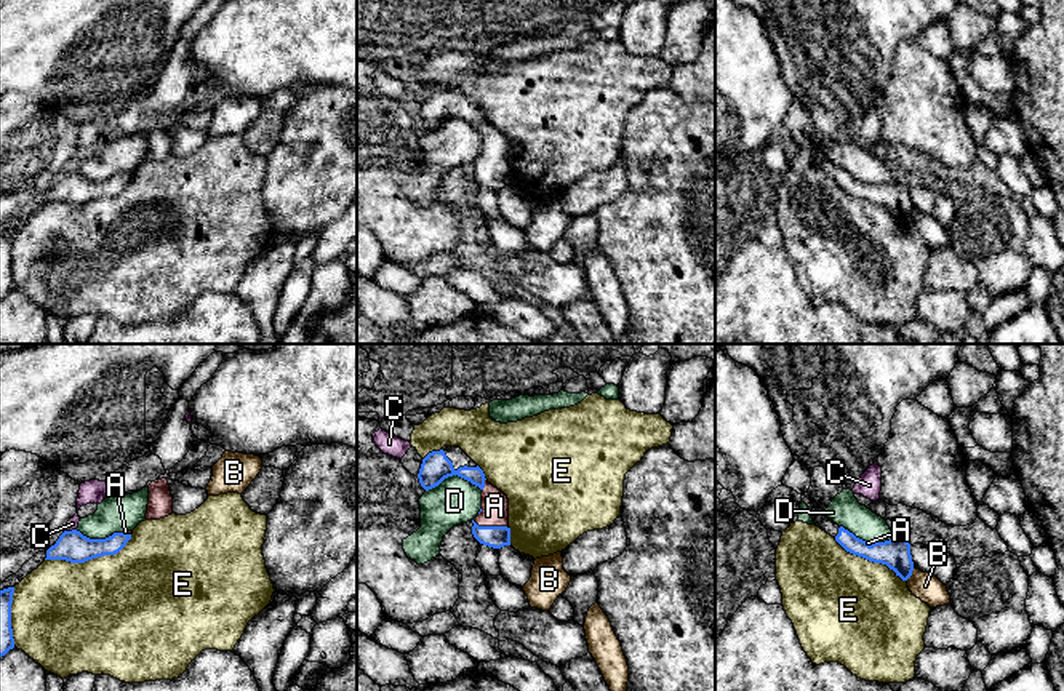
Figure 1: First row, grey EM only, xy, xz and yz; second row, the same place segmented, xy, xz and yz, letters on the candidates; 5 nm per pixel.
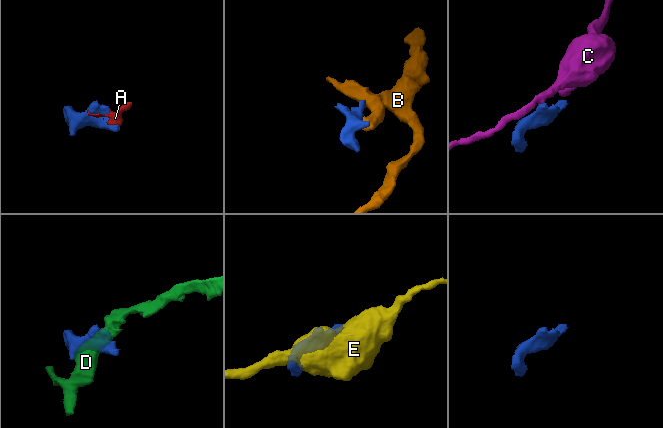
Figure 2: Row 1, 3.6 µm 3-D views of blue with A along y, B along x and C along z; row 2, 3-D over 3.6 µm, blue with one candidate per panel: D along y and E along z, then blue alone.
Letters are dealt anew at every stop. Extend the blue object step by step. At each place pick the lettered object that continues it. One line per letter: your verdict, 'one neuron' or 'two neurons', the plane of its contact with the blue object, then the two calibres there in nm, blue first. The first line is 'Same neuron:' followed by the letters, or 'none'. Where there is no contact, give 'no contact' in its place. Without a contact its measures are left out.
Same neuron: A
A: one neuron; meets blue in xz; 110 nm thick on the blue side, 140 nm on the other
B: two neurons; meets blue in yz; 150 nm thick on the blue side, 140 nm on the other
C: two neurons; meets blue in xy; 160 nm thick on the blue side, 60 nm on the other
D: two neurons; meets blue in xz; 150 nm thick on the blue side, 240 nm on the other
E: two neurons; meets blue in xy; 160 nm thick on the blue side, 500 nm on the other

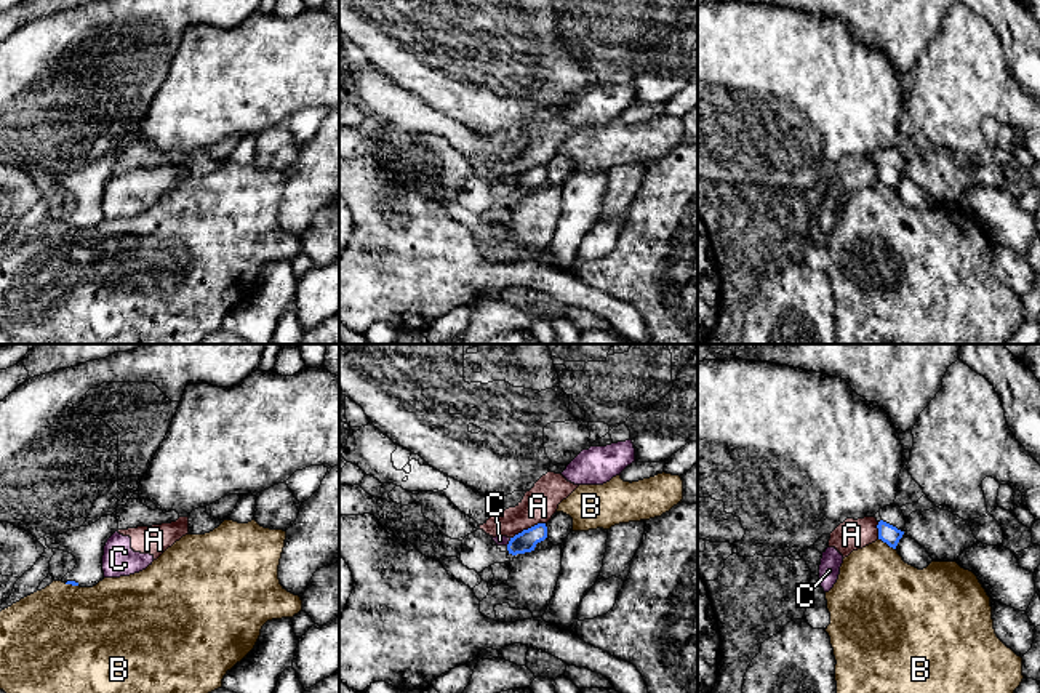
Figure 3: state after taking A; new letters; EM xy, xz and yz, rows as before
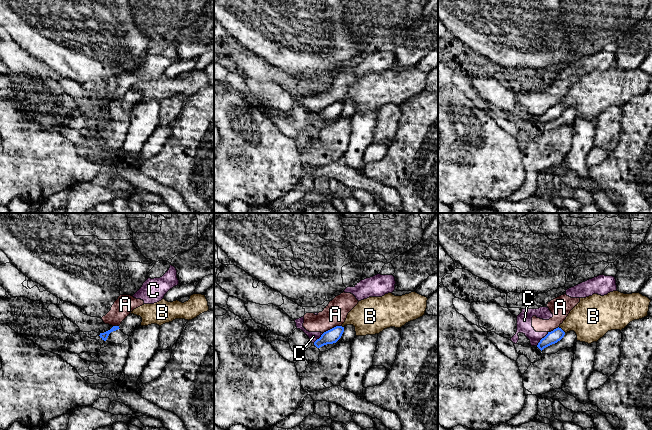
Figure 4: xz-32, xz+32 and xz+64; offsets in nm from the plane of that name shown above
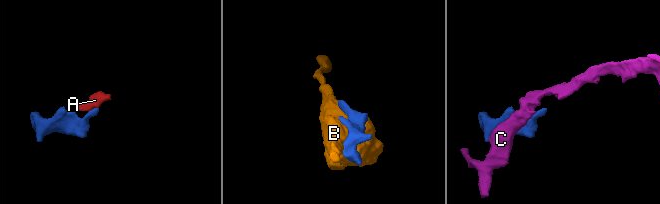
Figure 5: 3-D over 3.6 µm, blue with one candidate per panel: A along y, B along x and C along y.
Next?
Same neuron: none
A: two neurons; meets blue in xz; 110 nm thick on the blue side, 170 nm on the other
B: two neurons; meets blue in yz; 90 nm thick on the blue side, 400 nm on the other
C: two neurons; meets blue in xz; 110 nm thick on the blue side, 50 nm on the other

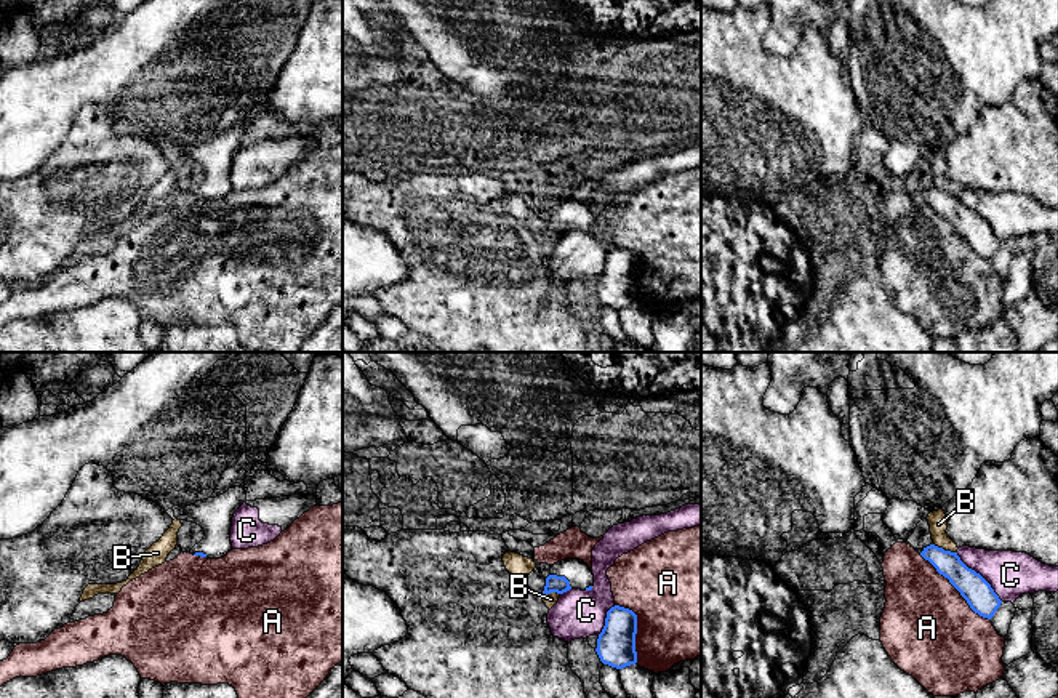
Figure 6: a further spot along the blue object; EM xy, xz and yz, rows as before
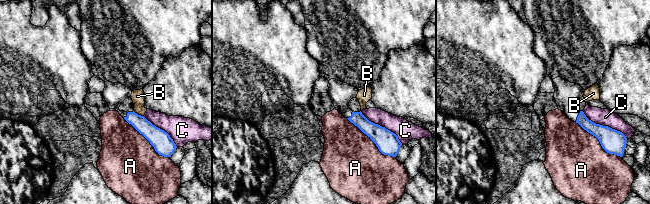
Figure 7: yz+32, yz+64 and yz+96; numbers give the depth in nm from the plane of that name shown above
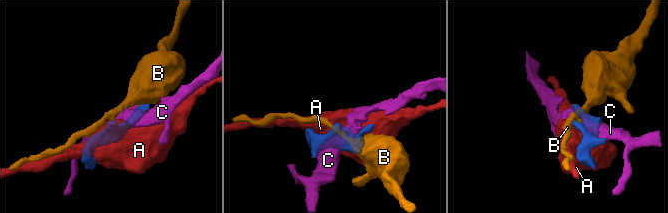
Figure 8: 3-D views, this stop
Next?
Same neuron: none
A: two neurons; meets blue in yz; 150 nm thick on the blue side, 480 nm on the other
B: two neurons; meets blue in yz; 150 nm thick on the blue side, 100 nm on the other
C: two neurons; meets blue in yz; 150 nm thick on the blue side, 220 nm on the other

